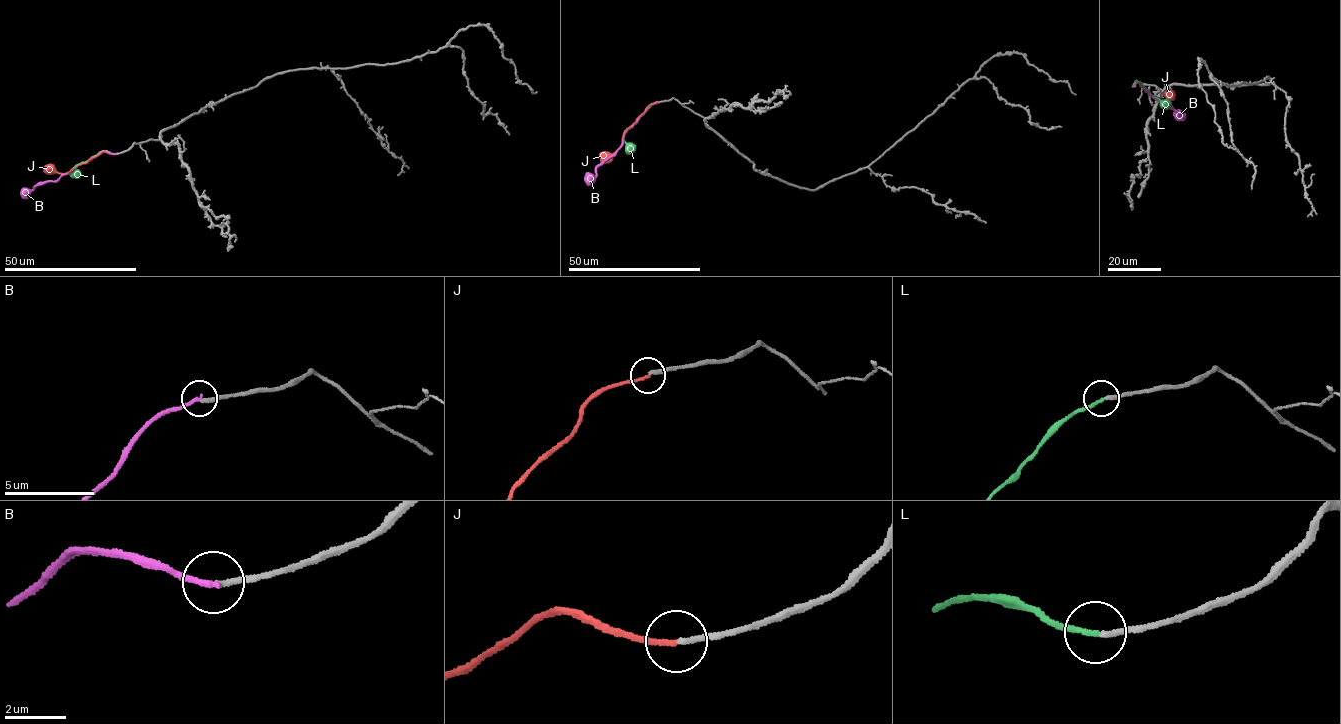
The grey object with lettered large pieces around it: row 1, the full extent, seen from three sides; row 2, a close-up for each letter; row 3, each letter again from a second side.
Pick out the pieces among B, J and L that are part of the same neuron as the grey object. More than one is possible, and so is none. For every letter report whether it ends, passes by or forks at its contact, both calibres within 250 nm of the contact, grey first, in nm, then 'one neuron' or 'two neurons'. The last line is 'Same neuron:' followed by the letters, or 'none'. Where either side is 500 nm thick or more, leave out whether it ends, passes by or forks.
B: it ends; calibres 200 and 200 nm; two neurons
J: it ends; calibres 200 and 170 nm; two neurons
L: it ends; calibres 190 and 180 nm; one neuron
Same neuron: L

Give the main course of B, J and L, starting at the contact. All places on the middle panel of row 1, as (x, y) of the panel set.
B: (656, 102), (627, 129), (615, 153), (599, 164), (595, 176), (585, 180)
J: (656, 102), (651, 104), (627, 128), (614, 153), (603, 153), (600, 158)
L: (656, 102), (625, 131), (623, 140), (632, 153)

